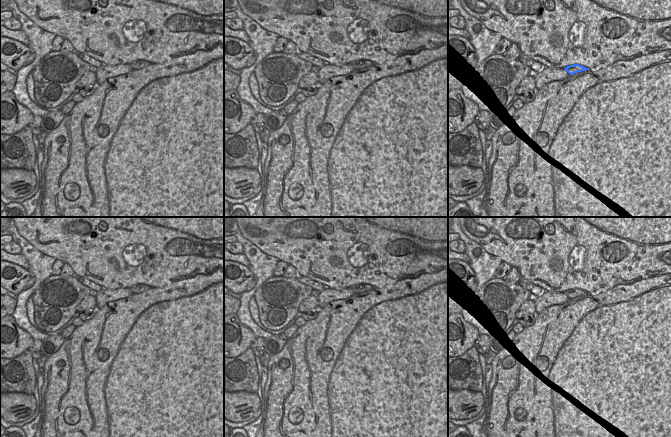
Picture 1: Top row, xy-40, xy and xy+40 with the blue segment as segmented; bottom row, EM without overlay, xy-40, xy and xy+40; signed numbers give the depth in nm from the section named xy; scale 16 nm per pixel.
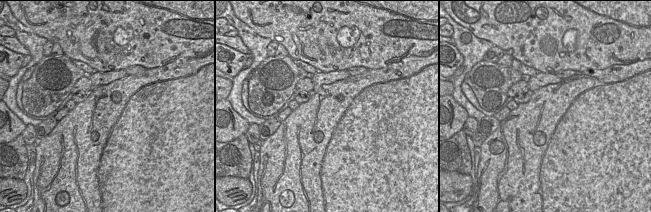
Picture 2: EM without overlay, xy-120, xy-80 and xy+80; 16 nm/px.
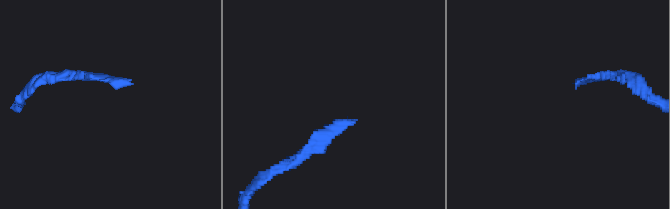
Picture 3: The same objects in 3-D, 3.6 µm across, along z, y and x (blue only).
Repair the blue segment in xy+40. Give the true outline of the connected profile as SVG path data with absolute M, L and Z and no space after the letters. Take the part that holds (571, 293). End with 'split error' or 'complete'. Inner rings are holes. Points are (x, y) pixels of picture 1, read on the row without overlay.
M579 288L569 289L566 292L564 292L570 299L573 299L578 296L589 294L589 292L586 292Z; complete

